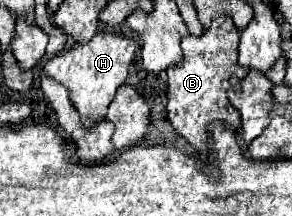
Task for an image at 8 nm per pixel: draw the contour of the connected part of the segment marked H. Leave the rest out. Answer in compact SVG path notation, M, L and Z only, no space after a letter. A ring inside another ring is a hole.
M97 32L89 42L81 44L75 42L69 50L63 50L55 56L51 56L43 70L53 80L61 82L71 92L71 102L81 114L81 120L87 122L87 126L95 124L97 120L105 118L105 110L109 102L115 96L115 90L125 82L129 64L137 52L139 44L133 38L119 36L115 32Z

